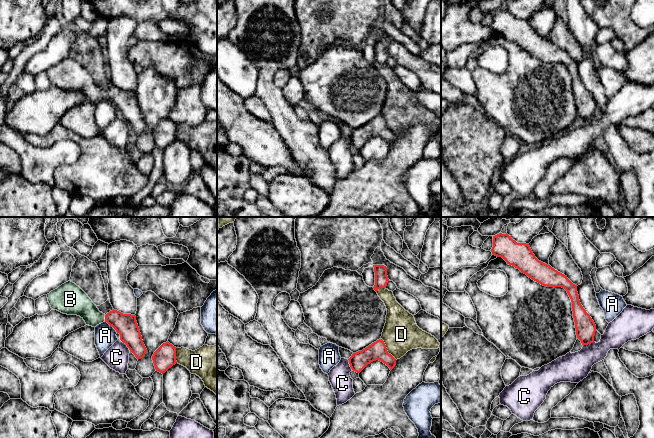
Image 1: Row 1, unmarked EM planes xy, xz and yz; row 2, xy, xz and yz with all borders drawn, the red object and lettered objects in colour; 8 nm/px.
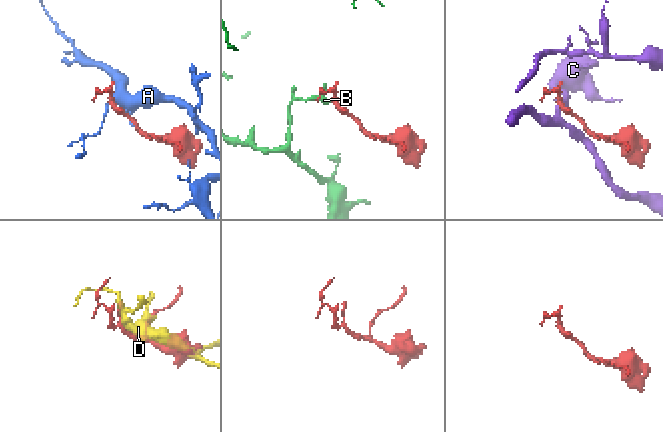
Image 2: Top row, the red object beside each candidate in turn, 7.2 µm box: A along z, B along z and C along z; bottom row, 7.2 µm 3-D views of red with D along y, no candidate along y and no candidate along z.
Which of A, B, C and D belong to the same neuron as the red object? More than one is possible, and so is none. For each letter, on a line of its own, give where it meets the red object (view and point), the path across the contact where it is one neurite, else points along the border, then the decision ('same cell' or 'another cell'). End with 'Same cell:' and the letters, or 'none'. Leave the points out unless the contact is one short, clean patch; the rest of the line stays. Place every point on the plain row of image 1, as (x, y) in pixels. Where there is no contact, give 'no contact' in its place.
A: xy (111, 101) | along xy (105, 97), (117, 108) | another cell
B: xy (105, 94) | across xy (126, 101), (114, 94), (105, 94), (94, 93), (78, 79) | same cell
C: xy (126, 120) | along xy (119, 115), (130, 127) | another cell
D: xz (386, 125) | another cell
Same cell: B

